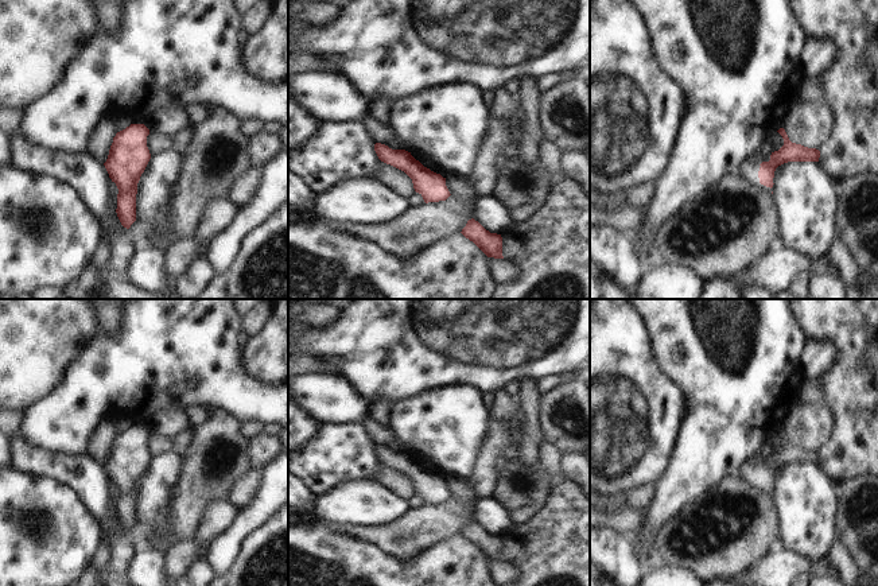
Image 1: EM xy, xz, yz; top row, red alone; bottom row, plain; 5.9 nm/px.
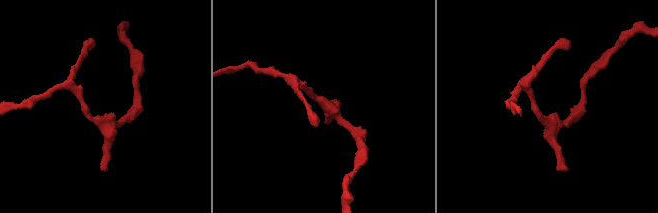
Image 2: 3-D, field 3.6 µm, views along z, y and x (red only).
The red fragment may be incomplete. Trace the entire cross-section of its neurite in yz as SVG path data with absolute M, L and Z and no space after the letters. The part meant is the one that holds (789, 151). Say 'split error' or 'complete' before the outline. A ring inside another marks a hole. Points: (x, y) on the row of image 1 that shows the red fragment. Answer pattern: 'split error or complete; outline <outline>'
split error; outline M784 128L777 131L782 139L784 145L772 152L769 162L761 164L751 160L745 160L739 168L739 174L753 183L761 183L766 187L773 187L774 171L778 166L788 162L819 162L820 151L808 148L801 144L792 143Z

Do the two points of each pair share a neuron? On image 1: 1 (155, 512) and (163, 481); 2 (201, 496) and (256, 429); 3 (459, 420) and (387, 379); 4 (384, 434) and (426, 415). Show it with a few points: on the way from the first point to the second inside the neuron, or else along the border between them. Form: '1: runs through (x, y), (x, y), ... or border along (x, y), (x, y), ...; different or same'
1: runs through (155, 504), (155, 489); same
2: border along (240, 423), (239, 431), (248, 439); different
3: border along (446, 385), (422, 391), (392, 406); different
4: border along (388, 429), (406, 450); different

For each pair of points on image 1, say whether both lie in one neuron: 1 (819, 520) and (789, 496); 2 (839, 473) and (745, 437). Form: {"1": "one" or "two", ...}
{"1": "one", "2": "two"}

